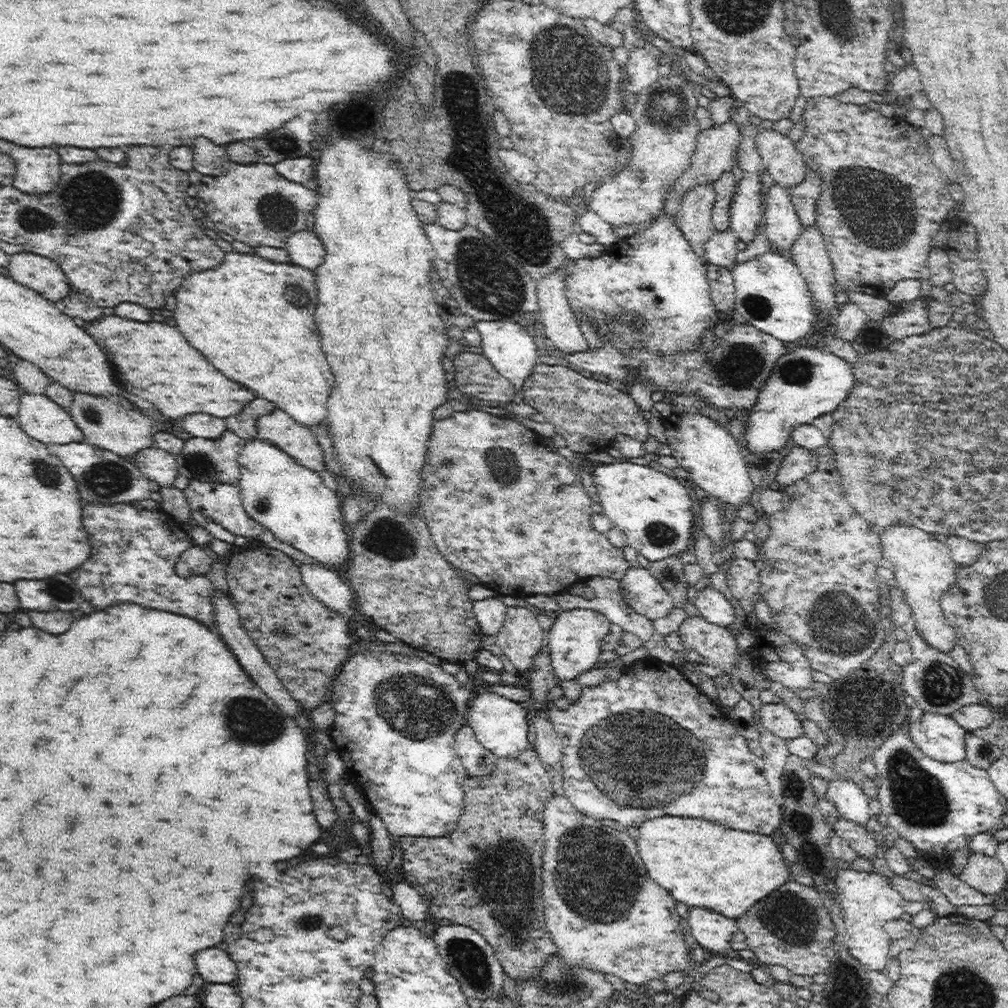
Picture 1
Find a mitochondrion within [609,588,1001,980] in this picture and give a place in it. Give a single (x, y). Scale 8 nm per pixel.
(920, 799)

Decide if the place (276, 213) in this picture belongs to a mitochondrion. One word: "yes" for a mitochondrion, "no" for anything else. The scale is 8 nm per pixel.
yes

